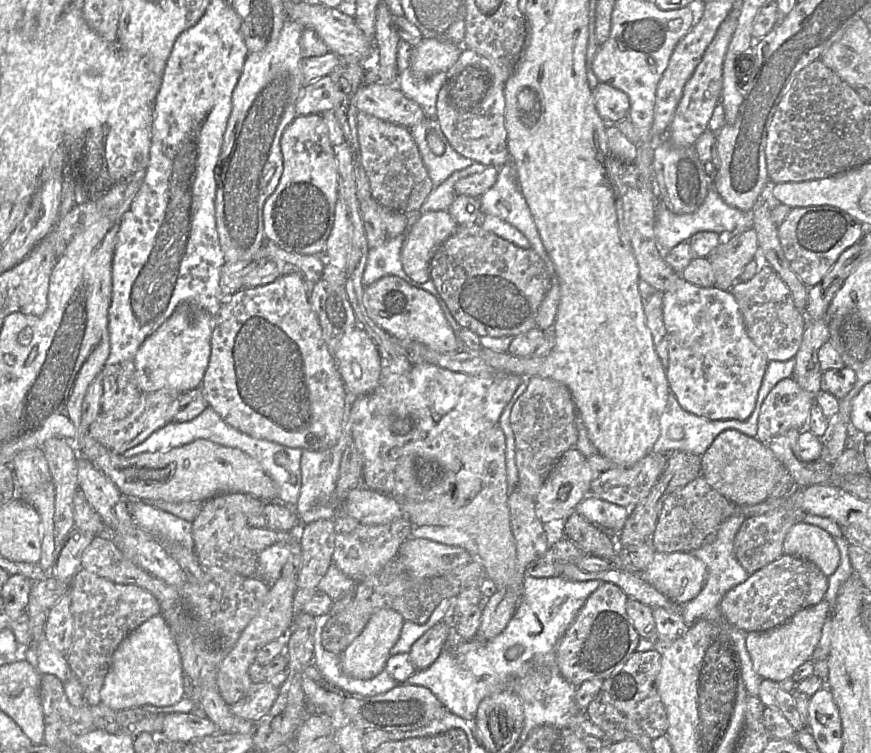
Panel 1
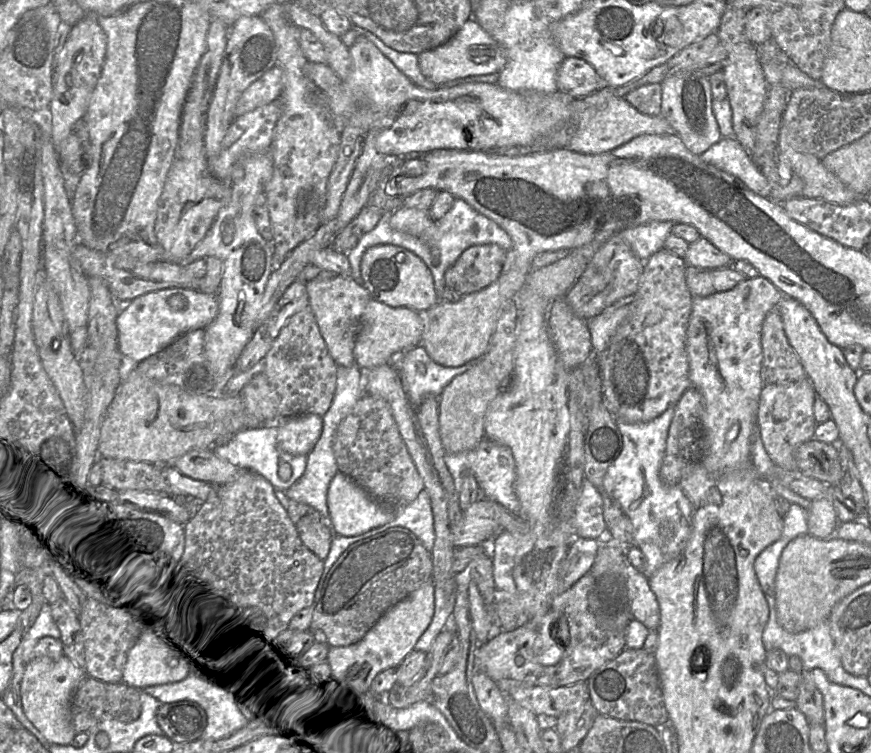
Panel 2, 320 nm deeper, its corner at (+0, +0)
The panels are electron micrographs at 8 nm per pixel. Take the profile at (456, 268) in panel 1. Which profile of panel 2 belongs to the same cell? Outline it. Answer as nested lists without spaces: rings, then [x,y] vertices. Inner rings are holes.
[[[496,244],[474,245],[467,248],[446,271],[445,286],[461,295],[486,288],[501,274],[506,252]]]

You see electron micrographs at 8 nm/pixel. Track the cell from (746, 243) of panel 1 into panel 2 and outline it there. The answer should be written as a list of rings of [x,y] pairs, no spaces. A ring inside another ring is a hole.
[[[703,237],[689,244],[684,259],[689,266],[707,270],[727,267],[734,262],[728,255]]]

